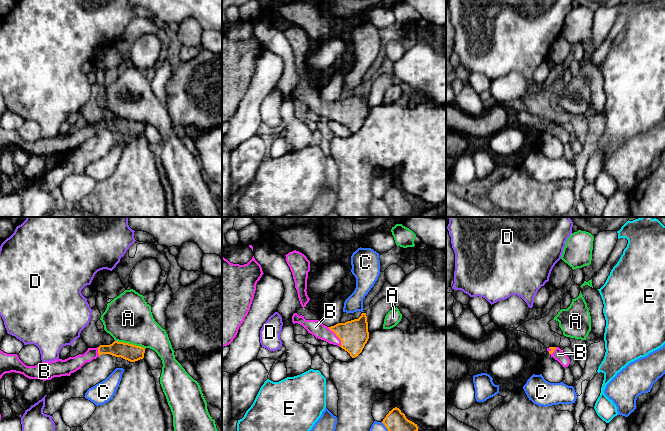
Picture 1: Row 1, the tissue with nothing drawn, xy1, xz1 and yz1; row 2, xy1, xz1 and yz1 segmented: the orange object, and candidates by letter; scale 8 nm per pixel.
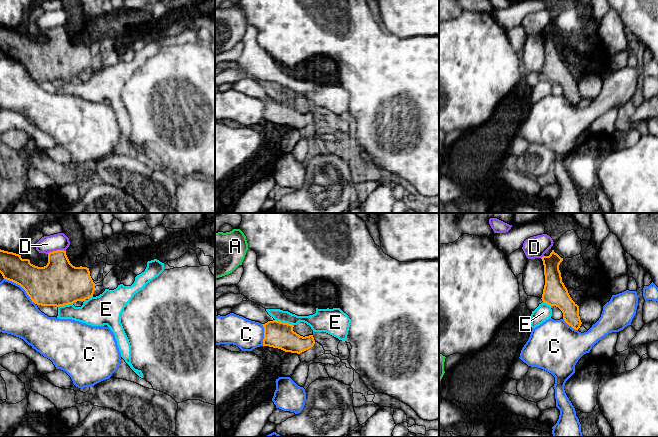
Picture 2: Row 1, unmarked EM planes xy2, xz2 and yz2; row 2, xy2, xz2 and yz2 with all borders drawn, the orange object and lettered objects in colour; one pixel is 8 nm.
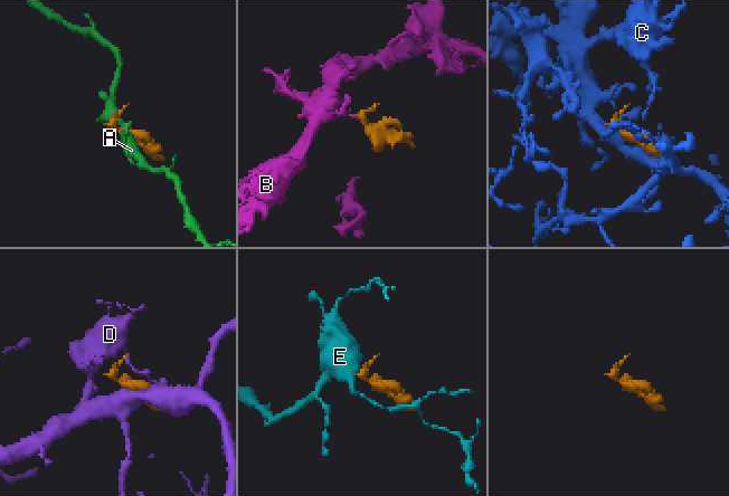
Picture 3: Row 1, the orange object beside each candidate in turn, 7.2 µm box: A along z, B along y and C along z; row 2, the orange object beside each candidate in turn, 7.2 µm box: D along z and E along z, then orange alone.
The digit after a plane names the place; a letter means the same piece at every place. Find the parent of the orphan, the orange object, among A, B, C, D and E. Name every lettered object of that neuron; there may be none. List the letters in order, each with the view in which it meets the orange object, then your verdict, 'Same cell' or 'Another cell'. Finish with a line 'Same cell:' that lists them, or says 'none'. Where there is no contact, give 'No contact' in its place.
A: Touches orange in xy1. Another cell
B: Touches orange in xz1. Same cell
C: Touches orange in xy2. Another cell
D: Touches orange in xy2. Another cell
E: Touches orange in xz2. Another cell
Same cell: B

